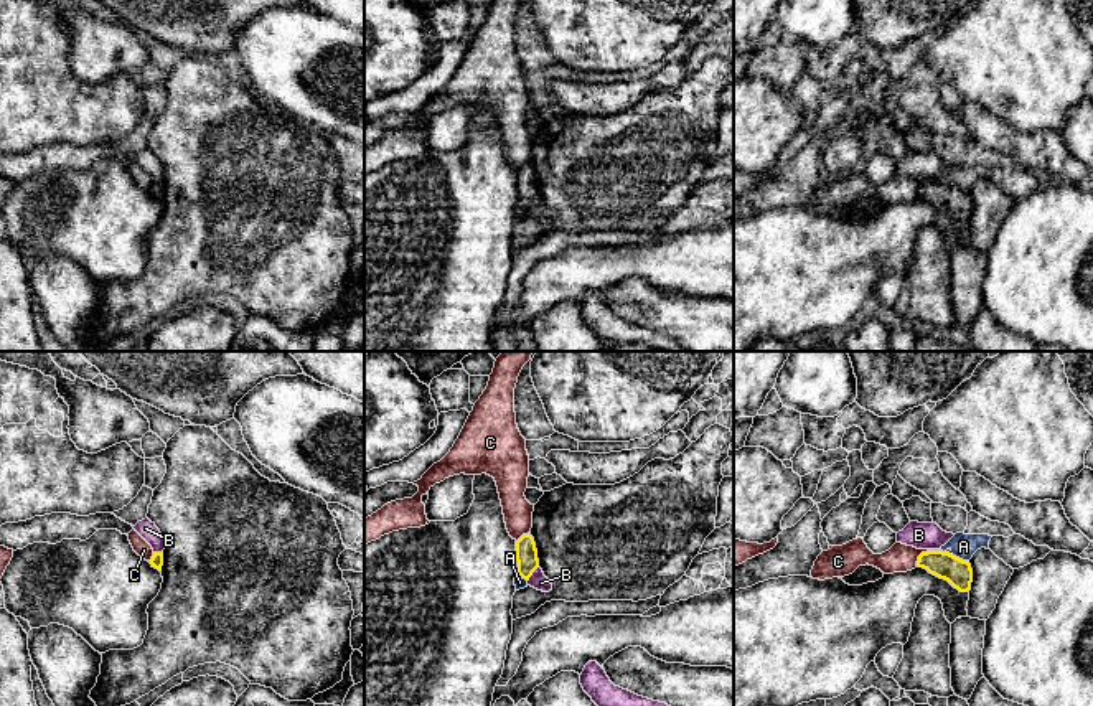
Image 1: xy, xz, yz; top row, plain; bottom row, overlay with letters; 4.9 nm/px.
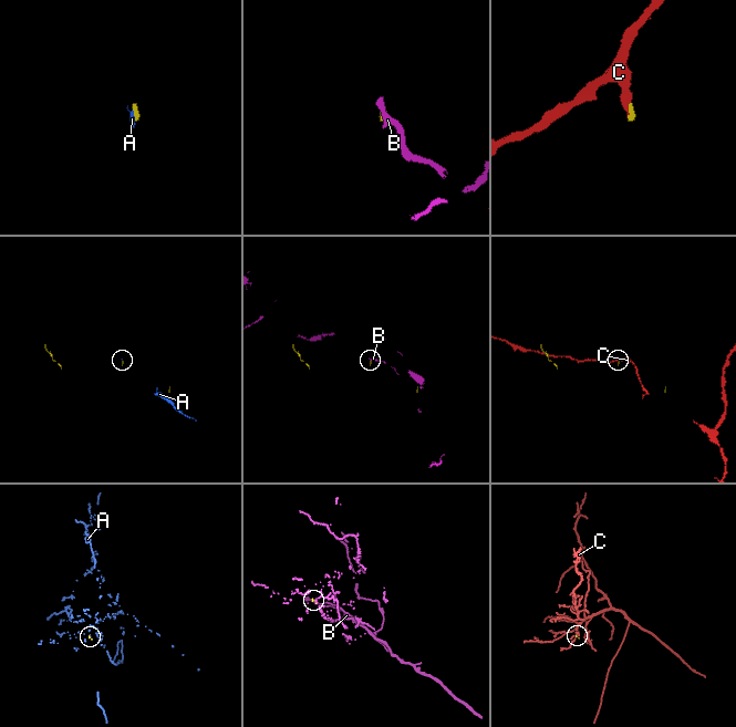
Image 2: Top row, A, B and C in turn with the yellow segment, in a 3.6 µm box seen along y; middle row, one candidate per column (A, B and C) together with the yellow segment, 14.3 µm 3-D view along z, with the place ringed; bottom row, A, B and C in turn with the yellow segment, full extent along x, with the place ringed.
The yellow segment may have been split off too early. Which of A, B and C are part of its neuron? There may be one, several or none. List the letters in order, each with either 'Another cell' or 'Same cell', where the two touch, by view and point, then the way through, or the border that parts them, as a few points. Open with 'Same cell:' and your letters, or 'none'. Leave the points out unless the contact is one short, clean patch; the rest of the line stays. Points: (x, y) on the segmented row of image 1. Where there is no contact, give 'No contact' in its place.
Same cell: none
A: Another cell. Touches yellow at yz (958, 558). Boundary: yz (948, 553), (968, 561)
B: Another cell. Touches yellow at xz (531, 574). Boundary: xz (538, 566), (528, 581)
C: Another cell. Touches yellow at yz (927, 551). Boundary: yz (940, 550), (924, 551), (915, 564)

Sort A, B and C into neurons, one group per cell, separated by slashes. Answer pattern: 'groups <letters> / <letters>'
groups A C / B

